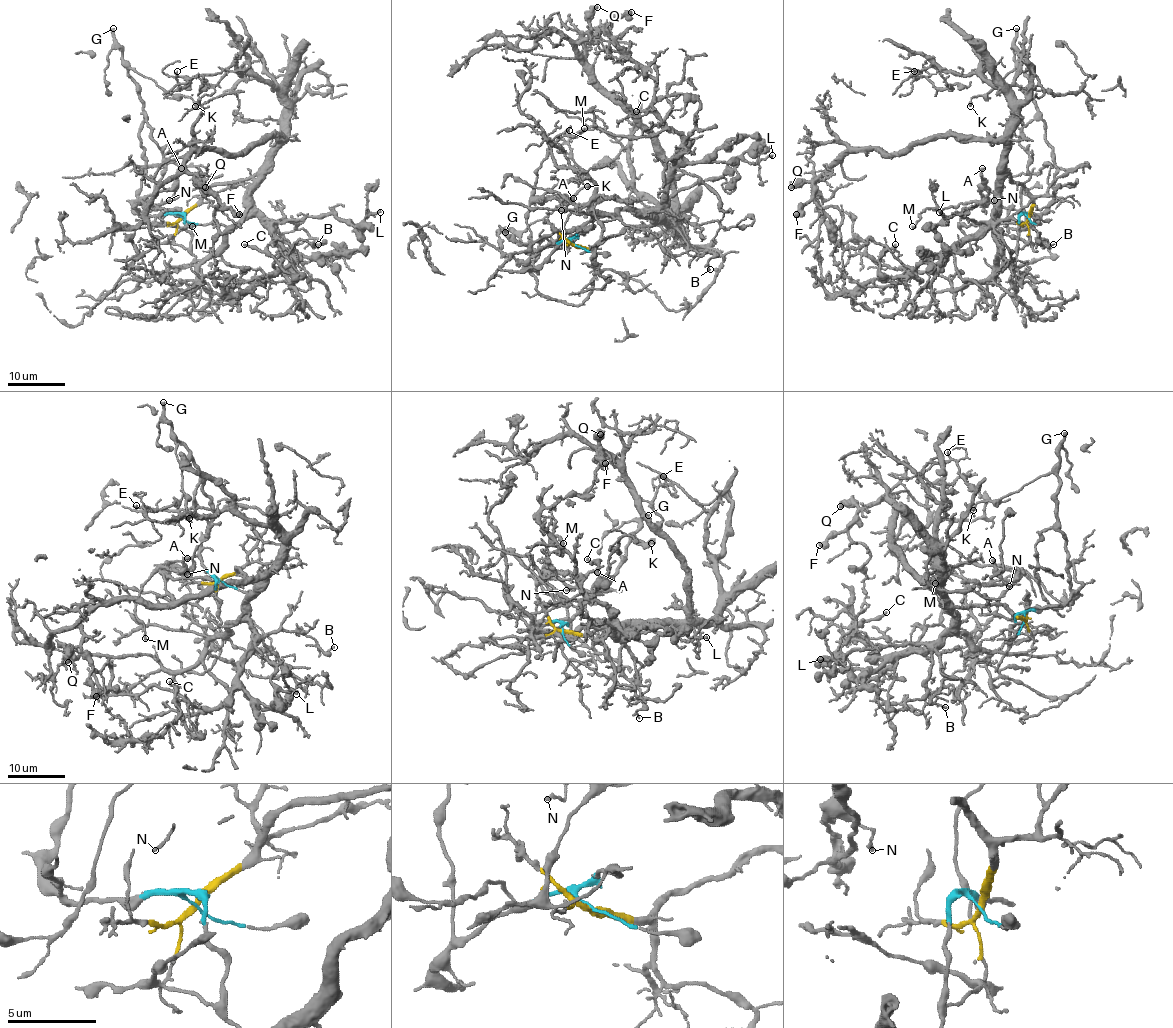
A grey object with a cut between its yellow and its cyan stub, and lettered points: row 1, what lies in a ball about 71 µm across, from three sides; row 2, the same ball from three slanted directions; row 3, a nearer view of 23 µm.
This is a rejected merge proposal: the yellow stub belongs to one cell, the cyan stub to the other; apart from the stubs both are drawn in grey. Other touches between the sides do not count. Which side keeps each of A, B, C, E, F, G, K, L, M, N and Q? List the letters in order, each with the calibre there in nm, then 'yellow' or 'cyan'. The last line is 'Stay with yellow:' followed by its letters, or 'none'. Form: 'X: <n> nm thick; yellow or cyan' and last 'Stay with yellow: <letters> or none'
A: 320 nm thick; cyan
B: 120 nm thick; yellow
C: 150 nm thick; yellow
E: 110 nm thick; yellow
F: 600 nm thick; yellow
G: 360 nm thick; cyan
K: 360 nm thick; cyan
L: 200 nm thick; yellow
M: 160 nm thick; cyan
N: 110 nm thick; cyan
Q: 480 nm thick; yellow
Stay with yellow: B, C, E, F, L, Q

